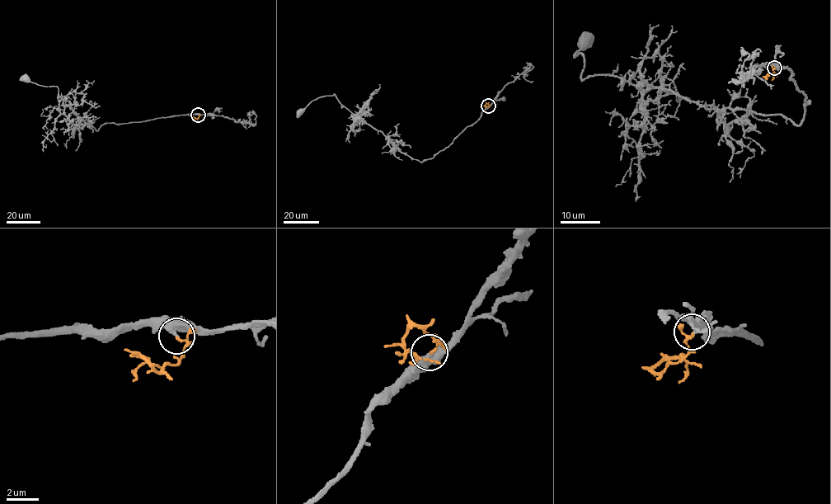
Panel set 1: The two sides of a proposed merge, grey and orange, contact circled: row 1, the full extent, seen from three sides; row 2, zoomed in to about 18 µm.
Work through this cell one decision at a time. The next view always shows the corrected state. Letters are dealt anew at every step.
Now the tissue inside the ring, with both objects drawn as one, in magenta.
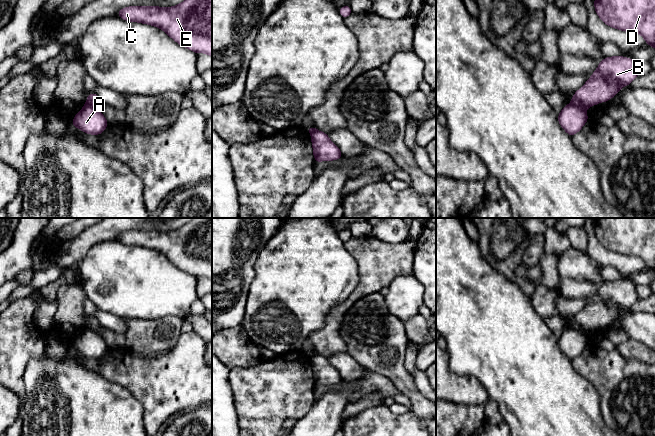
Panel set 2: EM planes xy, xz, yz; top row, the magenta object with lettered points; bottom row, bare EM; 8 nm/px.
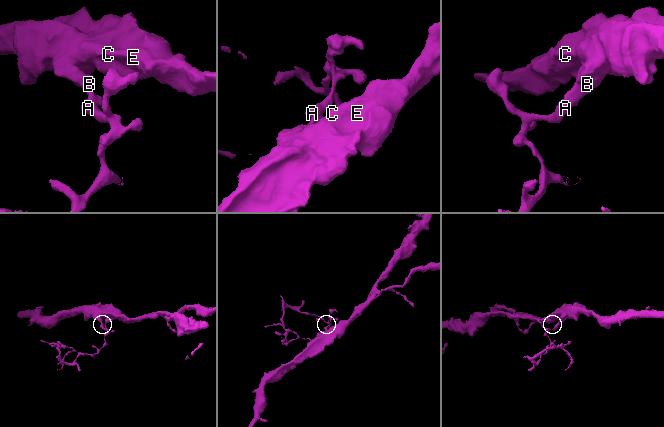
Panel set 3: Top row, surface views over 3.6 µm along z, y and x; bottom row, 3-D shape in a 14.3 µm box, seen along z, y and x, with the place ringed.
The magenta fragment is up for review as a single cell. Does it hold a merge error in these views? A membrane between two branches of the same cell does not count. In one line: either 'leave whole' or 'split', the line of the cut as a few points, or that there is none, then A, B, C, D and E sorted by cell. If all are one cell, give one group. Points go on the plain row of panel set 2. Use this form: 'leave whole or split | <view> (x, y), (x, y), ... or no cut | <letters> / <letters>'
split | yz (571, 325), (584, 335) | A / B C D E

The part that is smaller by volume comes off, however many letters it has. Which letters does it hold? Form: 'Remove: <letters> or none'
Remove: A

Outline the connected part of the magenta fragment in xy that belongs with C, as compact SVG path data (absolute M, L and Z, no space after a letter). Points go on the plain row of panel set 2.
M192 218L173 231L129 230L117 239L158 251L179 269L212 281L212 218Z

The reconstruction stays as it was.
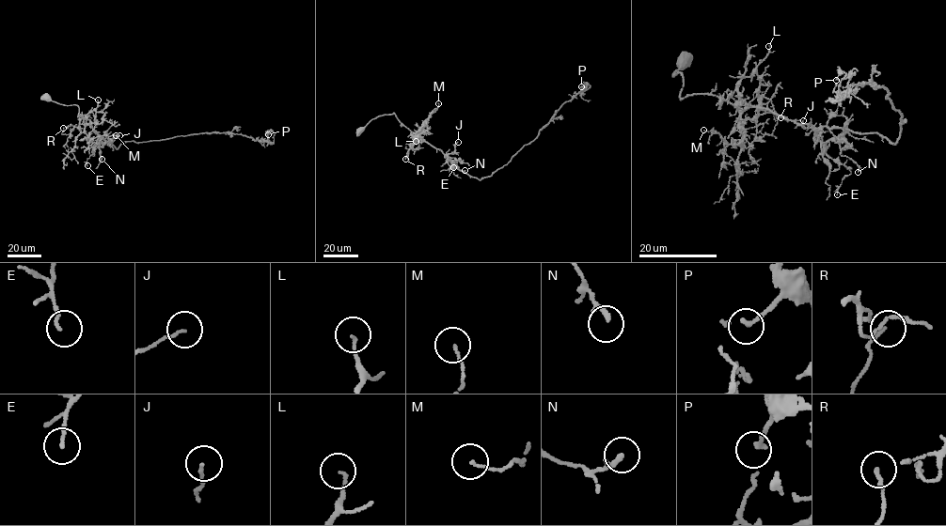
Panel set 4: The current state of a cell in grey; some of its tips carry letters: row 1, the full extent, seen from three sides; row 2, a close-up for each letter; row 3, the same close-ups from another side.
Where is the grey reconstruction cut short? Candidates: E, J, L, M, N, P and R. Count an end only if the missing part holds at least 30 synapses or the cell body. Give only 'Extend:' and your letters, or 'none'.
Extend: none

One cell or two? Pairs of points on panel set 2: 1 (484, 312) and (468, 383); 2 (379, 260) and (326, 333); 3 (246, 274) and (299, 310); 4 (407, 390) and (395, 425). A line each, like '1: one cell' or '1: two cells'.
1: two cells
2: one cell
3: two cells
4: two cells

